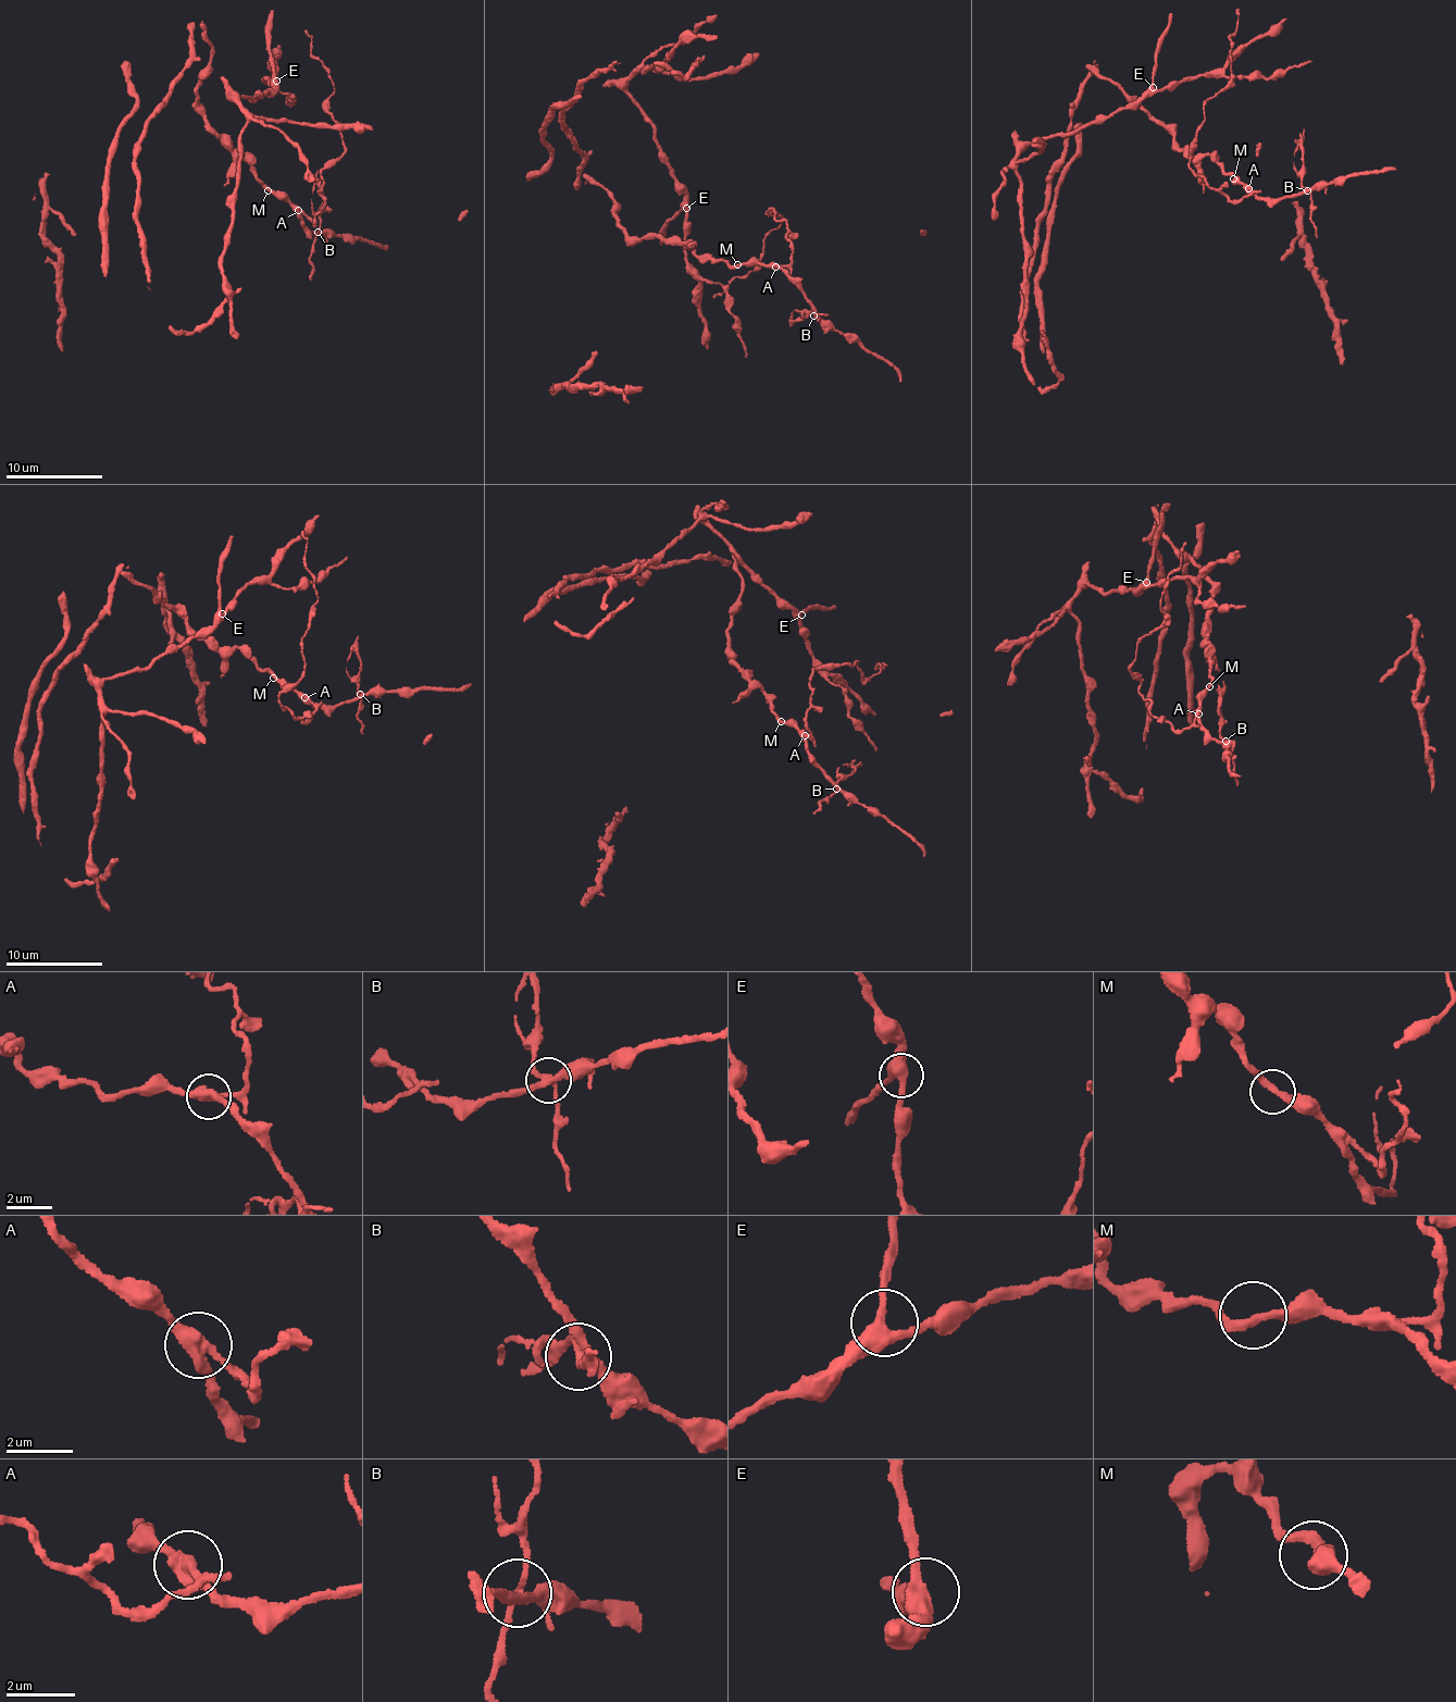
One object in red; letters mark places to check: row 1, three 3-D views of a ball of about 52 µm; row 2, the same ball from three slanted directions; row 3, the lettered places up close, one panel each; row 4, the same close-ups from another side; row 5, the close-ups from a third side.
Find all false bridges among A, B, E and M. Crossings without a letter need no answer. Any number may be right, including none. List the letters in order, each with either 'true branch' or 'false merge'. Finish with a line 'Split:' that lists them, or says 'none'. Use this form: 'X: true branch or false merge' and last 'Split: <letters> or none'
A: false merge
B: false merge
E: true branch
M: true branch
Split: A, B

